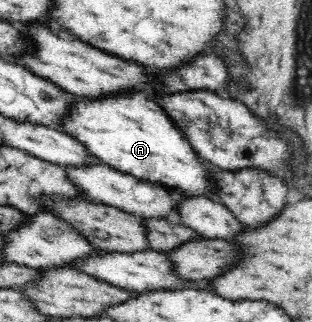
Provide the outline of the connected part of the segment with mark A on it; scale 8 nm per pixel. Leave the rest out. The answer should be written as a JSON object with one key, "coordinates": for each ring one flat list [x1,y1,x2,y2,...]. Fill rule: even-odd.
{"coordinates":[[135,92,133,96,129,94,129,96,105,97,102,101,101,99,93,101,93,99,80,98,75,101,61,131,80,140,100,162,109,165,116,171,126,172,138,179,157,183,176,196,216,199,214,178,217,174,217,168,204,161,195,152,185,131,177,126,170,116,167,116,160,103,157,100,149,100,145,96,141,92]]}

